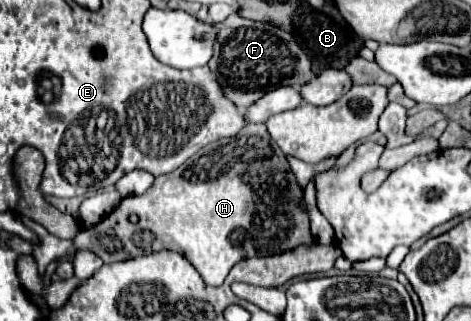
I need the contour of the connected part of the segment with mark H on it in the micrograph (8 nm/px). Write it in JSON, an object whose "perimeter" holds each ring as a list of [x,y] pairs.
{"perimeter":[[[247,125],[235,137],[215,141],[197,151],[175,171],[159,175],[151,191],[145,195],[125,197],[119,209],[105,215],[99,223],[85,227],[75,237],[75,247],[91,249],[103,259],[103,263],[127,261],[159,249],[177,251],[199,271],[207,285],[219,287],[229,269],[241,259],[253,255],[279,255],[313,243],[307,213],[297,209],[297,199],[303,203],[303,191],[289,171],[285,155],[279,151],[279,147],[275,147],[275,141],[269,139],[263,125]]]}

